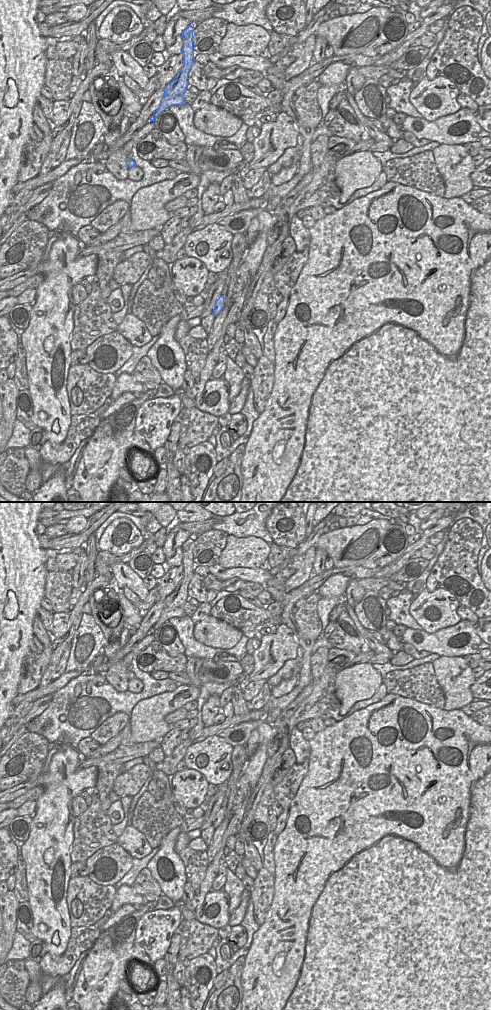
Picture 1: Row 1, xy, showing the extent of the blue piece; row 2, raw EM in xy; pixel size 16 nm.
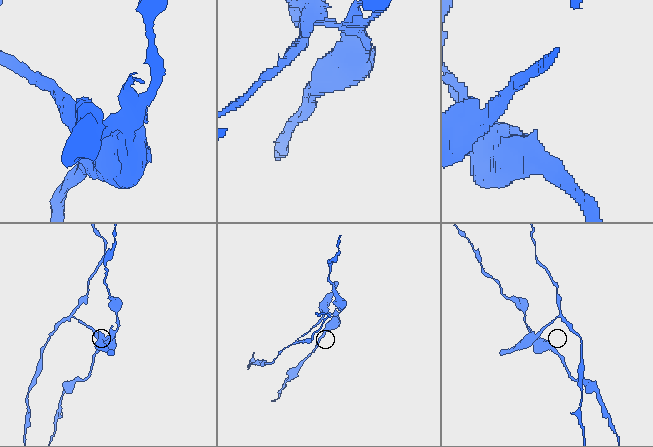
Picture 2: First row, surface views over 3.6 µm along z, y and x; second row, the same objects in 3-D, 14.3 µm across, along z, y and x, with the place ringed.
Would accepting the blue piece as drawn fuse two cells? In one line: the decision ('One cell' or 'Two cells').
Two cells.

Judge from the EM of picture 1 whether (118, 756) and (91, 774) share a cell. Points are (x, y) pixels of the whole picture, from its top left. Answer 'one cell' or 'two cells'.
two cells

